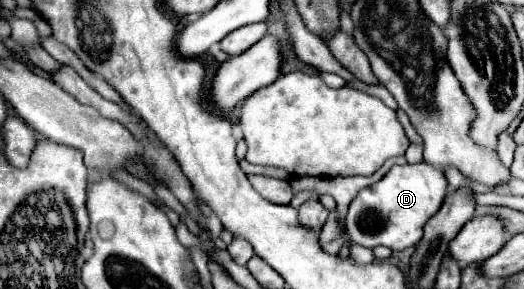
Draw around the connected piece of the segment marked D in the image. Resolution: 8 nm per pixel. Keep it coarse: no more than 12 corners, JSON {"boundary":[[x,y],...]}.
{"boundary":[[393,166],[351,202],[361,246],[405,250],[447,196],[443,170]]}

